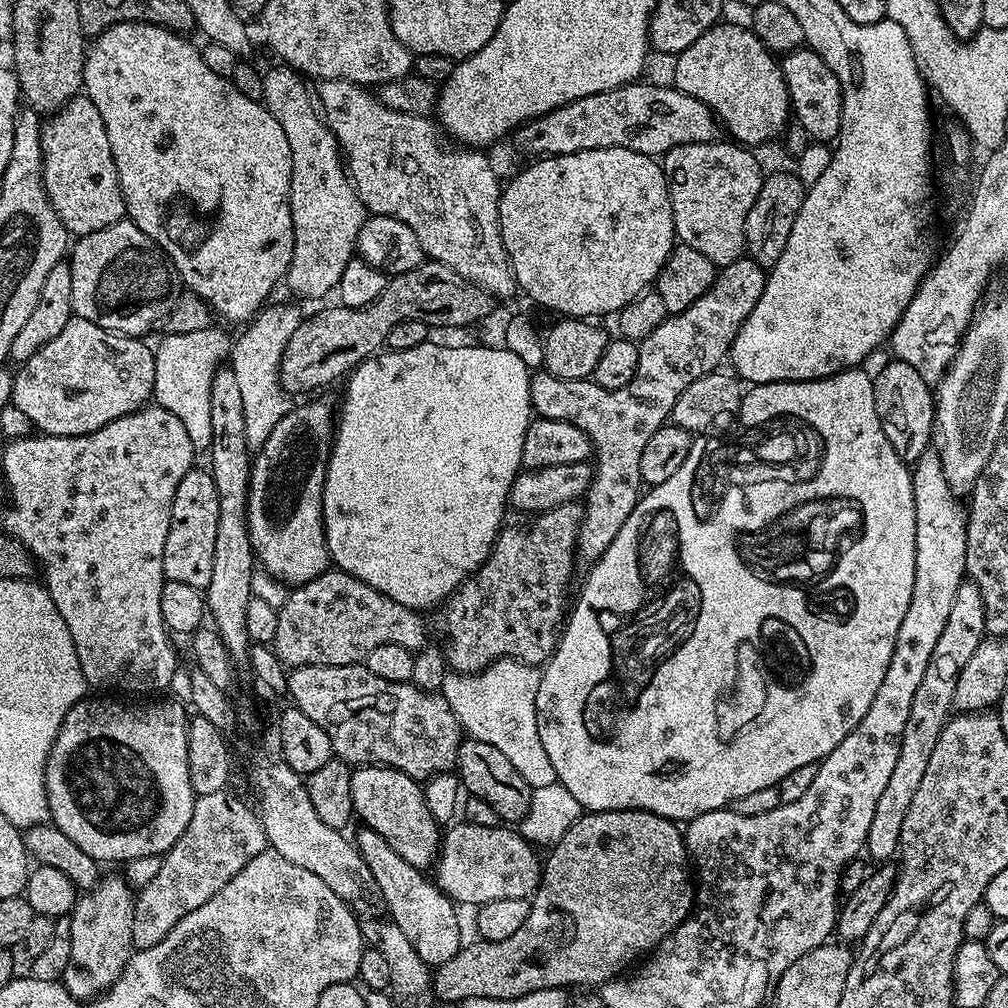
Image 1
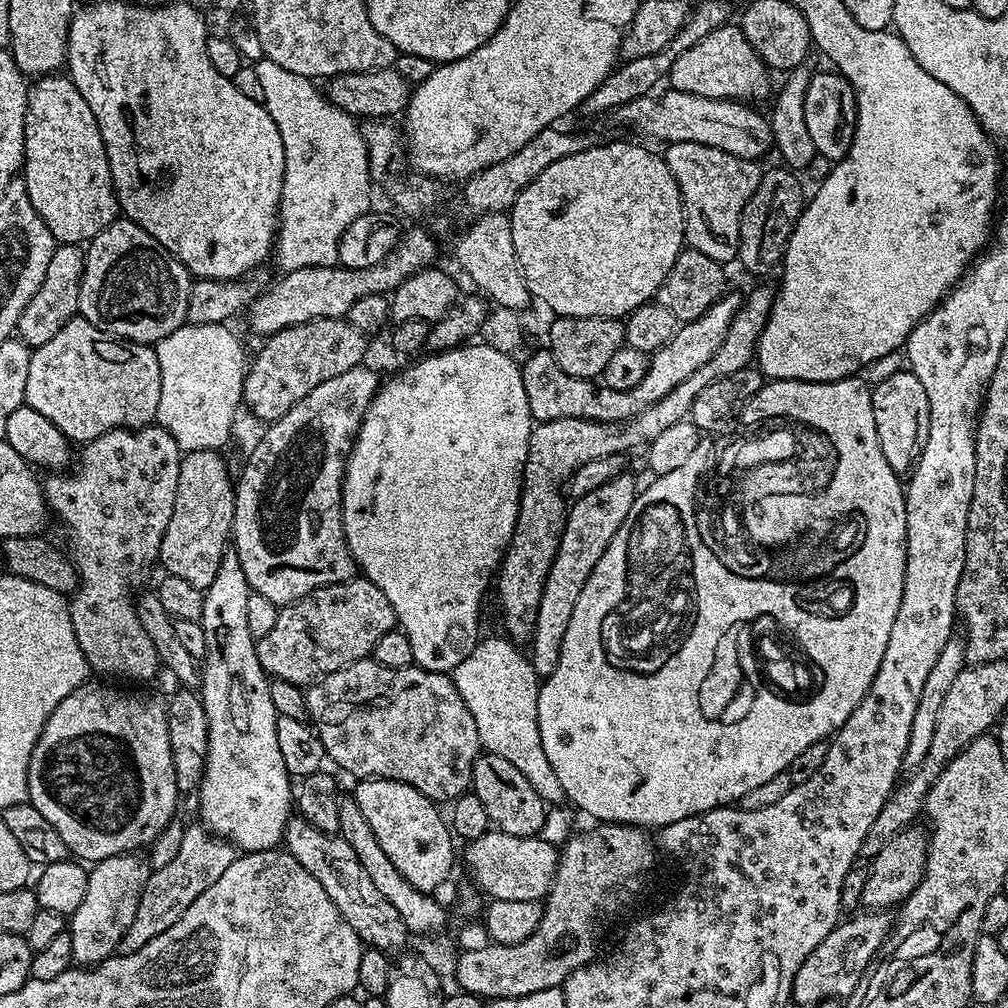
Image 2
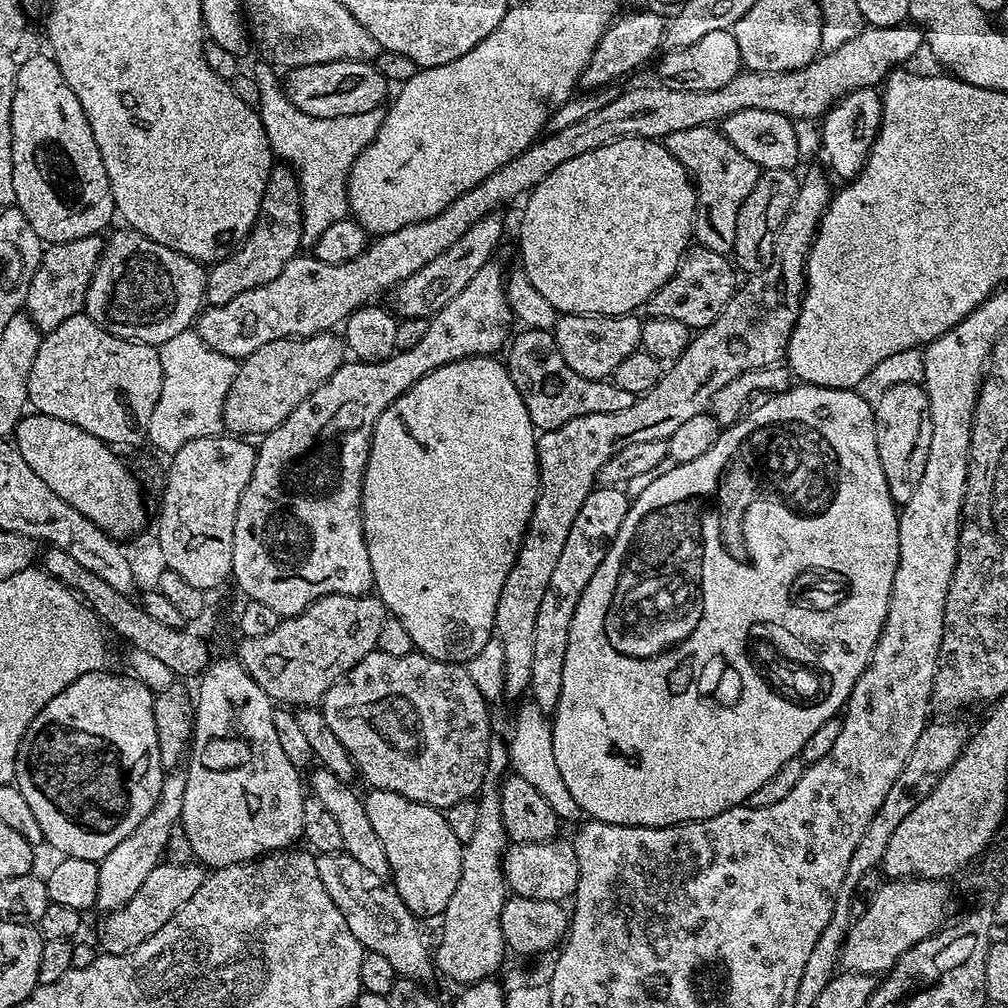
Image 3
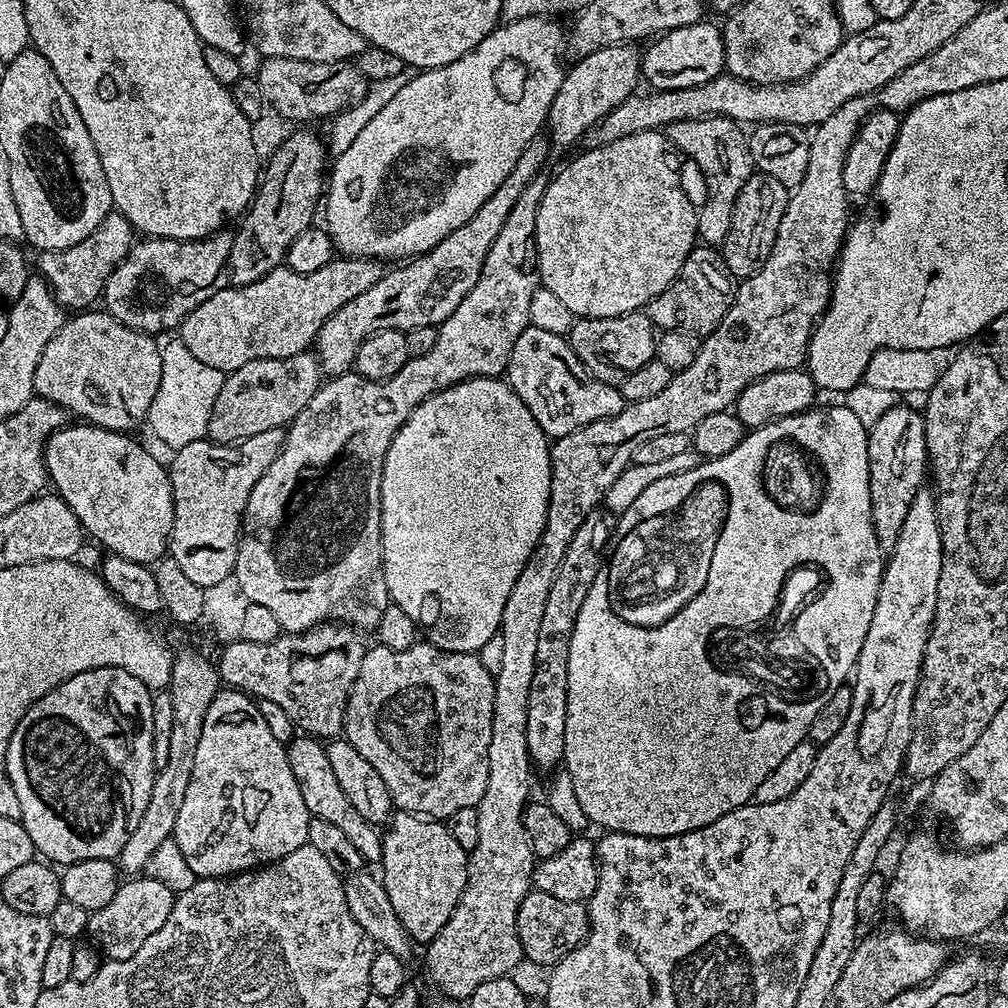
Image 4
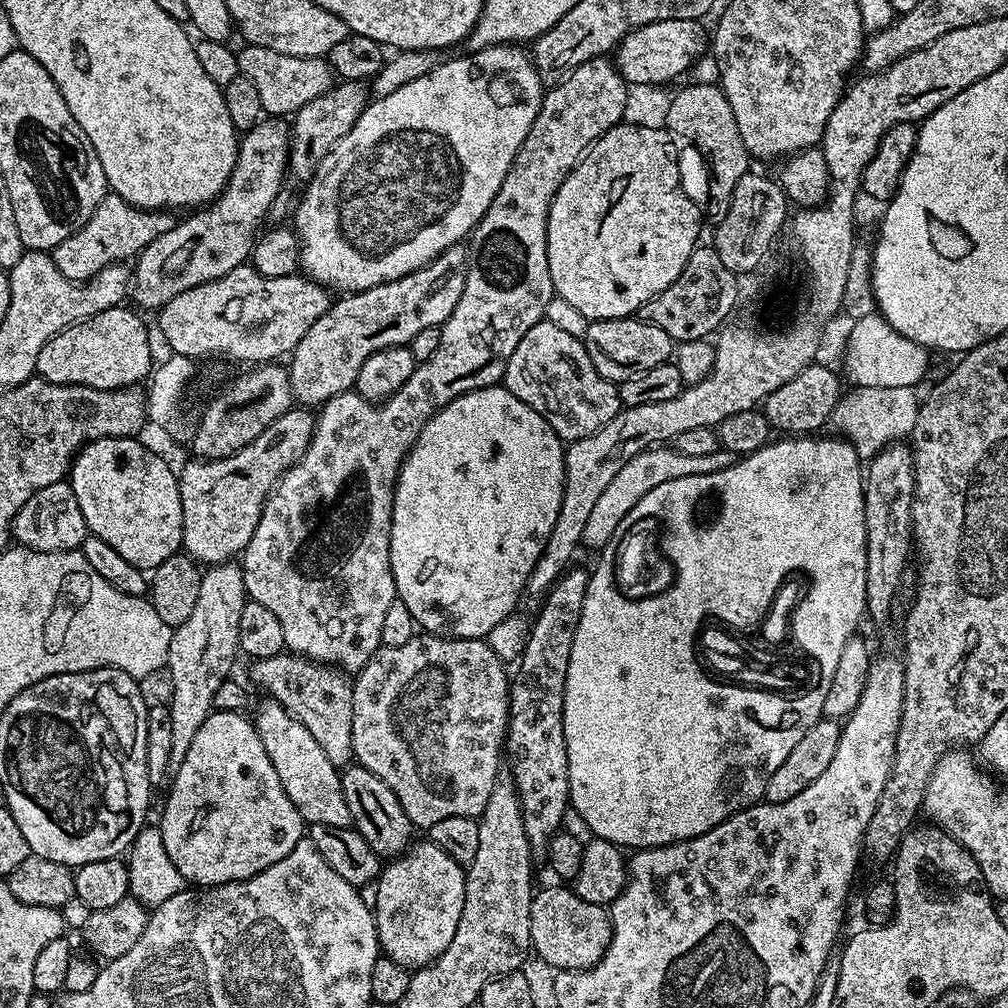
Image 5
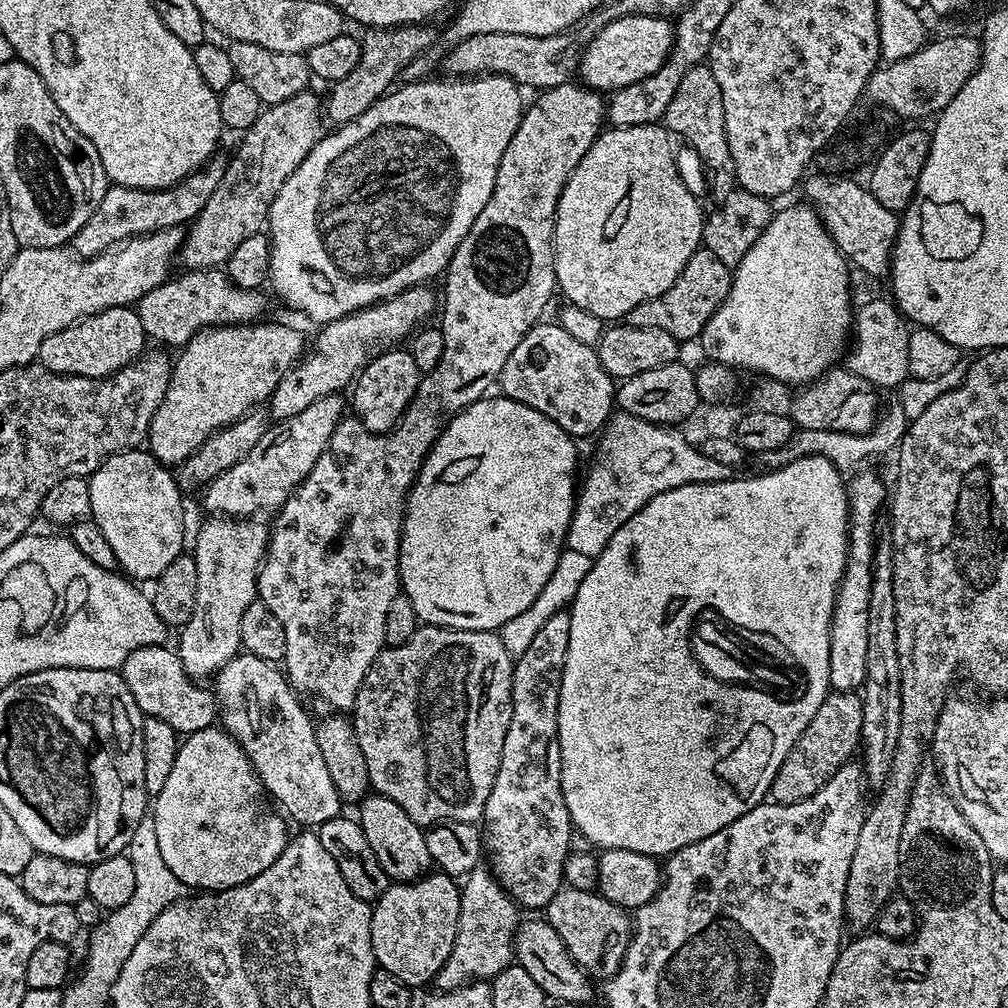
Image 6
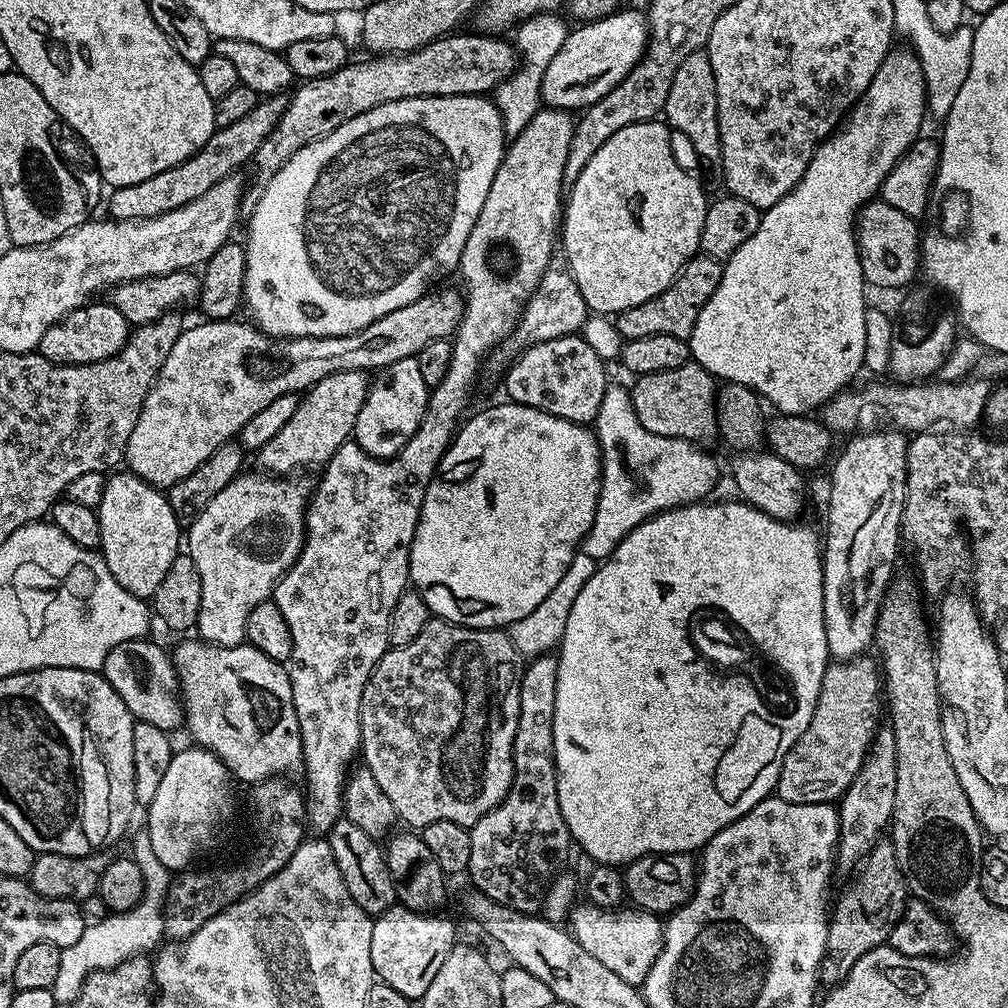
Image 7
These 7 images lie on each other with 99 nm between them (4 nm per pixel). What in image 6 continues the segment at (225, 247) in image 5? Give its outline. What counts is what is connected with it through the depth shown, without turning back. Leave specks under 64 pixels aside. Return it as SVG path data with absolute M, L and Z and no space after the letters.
M312 90L294 94L286 102L267 105L258 122L239 137L240 145L236 153L231 153L222 182L214 186L210 202L206 202L187 229L178 253L179 263L184 263L188 270L219 269L227 265L230 254L245 238L264 232L270 206L278 190L282 190L282 182L302 166L306 154L324 137L324 124L321 97L316 97Z

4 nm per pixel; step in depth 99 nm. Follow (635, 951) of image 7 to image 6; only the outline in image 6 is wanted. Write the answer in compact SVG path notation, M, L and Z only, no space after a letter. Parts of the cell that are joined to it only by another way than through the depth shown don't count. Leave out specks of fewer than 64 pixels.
M564 886L548 903L546 919L562 938L566 950L570 950L574 962L578 962L578 966L589 977L611 978L616 975L626 958L628 943L632 941L634 931L633 921L625 909L607 900L599 891L587 892Z

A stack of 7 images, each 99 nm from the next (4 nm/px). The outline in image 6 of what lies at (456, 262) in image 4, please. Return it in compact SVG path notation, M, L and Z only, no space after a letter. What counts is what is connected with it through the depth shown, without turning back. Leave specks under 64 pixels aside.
M419 284L400 292L397 296L391 296L388 300L382 300L379 304L372 304L368 308L351 312L349 316L323 325L317 331L320 333L317 334L316 341L313 344L311 341L300 361L285 374L280 385L272 391L270 405L272 404L273 421L294 418L294 414L302 414L306 406L318 402L318 398L343 393L359 376L361 368L372 359L377 349L391 349L401 343L403 336L411 337L427 321L424 319L435 308L437 311L438 296L436 300L430 289L428 284Z

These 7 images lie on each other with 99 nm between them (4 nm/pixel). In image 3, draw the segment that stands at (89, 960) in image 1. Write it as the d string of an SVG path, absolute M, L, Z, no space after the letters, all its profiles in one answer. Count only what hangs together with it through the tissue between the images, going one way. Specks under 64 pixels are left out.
M172 770L167 773L162 782L162 790L158 794L158 802L134 830L106 858L99 860L100 869L98 870L98 898L96 908L101 913L107 914L126 906L134 894L138 894L142 882L150 875L150 870L154 870L165 859L170 834L180 824L182 814L182 798L186 798L186 778L187 771Z

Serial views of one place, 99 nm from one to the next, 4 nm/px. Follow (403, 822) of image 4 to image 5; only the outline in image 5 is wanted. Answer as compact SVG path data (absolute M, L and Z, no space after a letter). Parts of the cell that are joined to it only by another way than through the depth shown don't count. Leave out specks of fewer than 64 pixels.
M431 842L423 843L413 843L399 858L385 863L374 884L374 915L380 951L409 970L428 967L442 954L442 950L446 950L446 946L450 946L450 942L454 942L454 930L458 930L458 918L462 918L466 894L466 872L462 865L454 862L454 858L446 854L446 850L440 850Z

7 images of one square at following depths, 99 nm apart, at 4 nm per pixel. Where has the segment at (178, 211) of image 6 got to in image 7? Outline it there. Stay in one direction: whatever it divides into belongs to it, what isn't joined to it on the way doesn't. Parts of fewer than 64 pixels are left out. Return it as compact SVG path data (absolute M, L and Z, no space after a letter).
M284 94L257 99L250 114L244 115L241 120L230 126L217 128L215 134L206 142L206 146L186 158L186 162L170 166L170 170L162 170L162 174L154 174L154 178L134 182L134 186L111 189L112 197L108 200L107 215L113 220L149 220L170 210L178 210L178 206L186 206L186 202L194 202L194 198L202 198L202 194L206 194L210 186L222 182L222 178L239 173L240 167L255 157L258 146L262 146L270 130L278 126L278 118L282 118L287 105L288 96Z

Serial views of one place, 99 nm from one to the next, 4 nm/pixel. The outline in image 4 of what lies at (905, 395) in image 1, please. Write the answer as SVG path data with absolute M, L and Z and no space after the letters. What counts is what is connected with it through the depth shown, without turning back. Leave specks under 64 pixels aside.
M895 406L887 410L886 414L879 418L878 422L868 429L868 461L870 462L870 504L872 506L872 521L874 522L874 532L880 543L881 550L890 554L896 546L898 546L898 536L902 534L902 526L906 523L906 514L910 514L910 506L914 502L914 498L921 492L922 485L920 484L926 480L926 469L929 467L928 463L928 447L926 446L926 430L924 429L924 417L919 411L916 412L912 408L902 408L902 406Z

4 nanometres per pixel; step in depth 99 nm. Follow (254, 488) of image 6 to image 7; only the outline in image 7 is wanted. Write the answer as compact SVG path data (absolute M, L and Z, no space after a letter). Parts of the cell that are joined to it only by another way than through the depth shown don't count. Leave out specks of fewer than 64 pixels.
M346 370L322 378L300 396L298 410L294 410L290 422L278 430L278 434L266 446L262 446L258 459L265 473L281 478L291 477L299 468L316 468L328 463L329 458L343 444L349 443L356 431L356 415L366 400L370 376L366 372Z

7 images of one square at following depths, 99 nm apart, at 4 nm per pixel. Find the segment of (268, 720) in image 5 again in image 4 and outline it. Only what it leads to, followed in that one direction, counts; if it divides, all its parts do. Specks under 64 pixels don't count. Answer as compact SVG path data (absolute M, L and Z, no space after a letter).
M300 734L287 745L286 751L290 770L294 772L294 778L300 784L309 817L326 818L326 822L339 826L366 862L379 861L384 849L381 829L366 822L362 814L358 814L358 810L350 806L346 794L342 794L342 786L338 786L338 777L334 775L334 769L330 767L330 758L326 758L324 744L319 739Z

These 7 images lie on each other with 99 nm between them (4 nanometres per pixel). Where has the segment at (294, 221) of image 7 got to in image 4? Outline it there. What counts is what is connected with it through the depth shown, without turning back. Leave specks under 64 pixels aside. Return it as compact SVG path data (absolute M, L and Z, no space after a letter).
M527 16L496 27L489 36L482 38L478 46L474 46L474 50L462 54L458 62L450 62L450 66L441 68L417 71L412 80L406 82L406 86L402 86L402 90L398 90L398 94L394 94L394 98L390 98L386 106L382 106L382 111L374 114L374 119L363 130L358 130L358 138L354 138L354 142L350 142L350 146L346 146L346 150L331 161L330 175L326 180L326 195L322 200L322 220L324 216L323 223L326 225L329 241L337 253L345 257L367 256L370 260L381 262L400 262L405 258L415 258L438 246L442 238L446 238L454 230L458 230L458 226L470 222L470 218L478 214L486 198L490 198L490 194L494 194L494 190L502 186L506 174L514 170L514 162L518 162L530 138L541 135L542 129L548 123L548 111L554 102L554 94L558 94L558 86L562 86L566 71L565 65L560 65L562 28L560 32L554 21L555 19L547 16Z

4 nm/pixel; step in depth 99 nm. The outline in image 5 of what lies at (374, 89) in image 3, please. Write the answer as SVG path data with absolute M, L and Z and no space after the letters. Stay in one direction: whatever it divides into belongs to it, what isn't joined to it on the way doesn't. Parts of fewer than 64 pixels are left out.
M245 43L243 47L244 49L239 49L236 52L240 75L250 78L250 83L258 89L258 98L262 101L265 113L269 117L291 117L302 106L306 106L306 102L314 102L314 98L326 94L326 90L332 87L334 83L333 70L325 57L294 58L290 54L278 54L278 50L266 50L266 46L254 46L253 44Z

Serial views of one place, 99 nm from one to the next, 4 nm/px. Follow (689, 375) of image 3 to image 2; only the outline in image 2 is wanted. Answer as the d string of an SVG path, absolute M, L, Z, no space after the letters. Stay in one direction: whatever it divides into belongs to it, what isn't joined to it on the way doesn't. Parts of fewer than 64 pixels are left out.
M754 289L743 299L730 330L726 332L722 346L718 346L718 354L714 354L714 358L710 358L706 366L690 374L686 382L674 386L674 390L670 390L666 398L652 404L645 412L640 412L632 419L619 424L603 424L597 420L558 418L545 420L533 427L526 450L518 522L514 526L514 534L510 538L503 560L500 561L498 575L494 580L495 591L496 588L500 591L500 616L504 619L505 628L503 631L513 644L524 646L532 638L538 602L542 598L542 590L546 586L546 578L550 574L552 559L556 557L560 535L564 529L566 496L562 489L566 482L580 466L585 466L586 462L615 452L627 453L630 448L636 448L639 444L640 447L647 446L654 438L658 438L658 434L662 434L662 430L674 426L674 422L685 419L691 413L694 398L698 398L698 393L707 384L714 382L719 376L734 374L749 367L756 355L756 344L772 312L773 299L773 289Z

